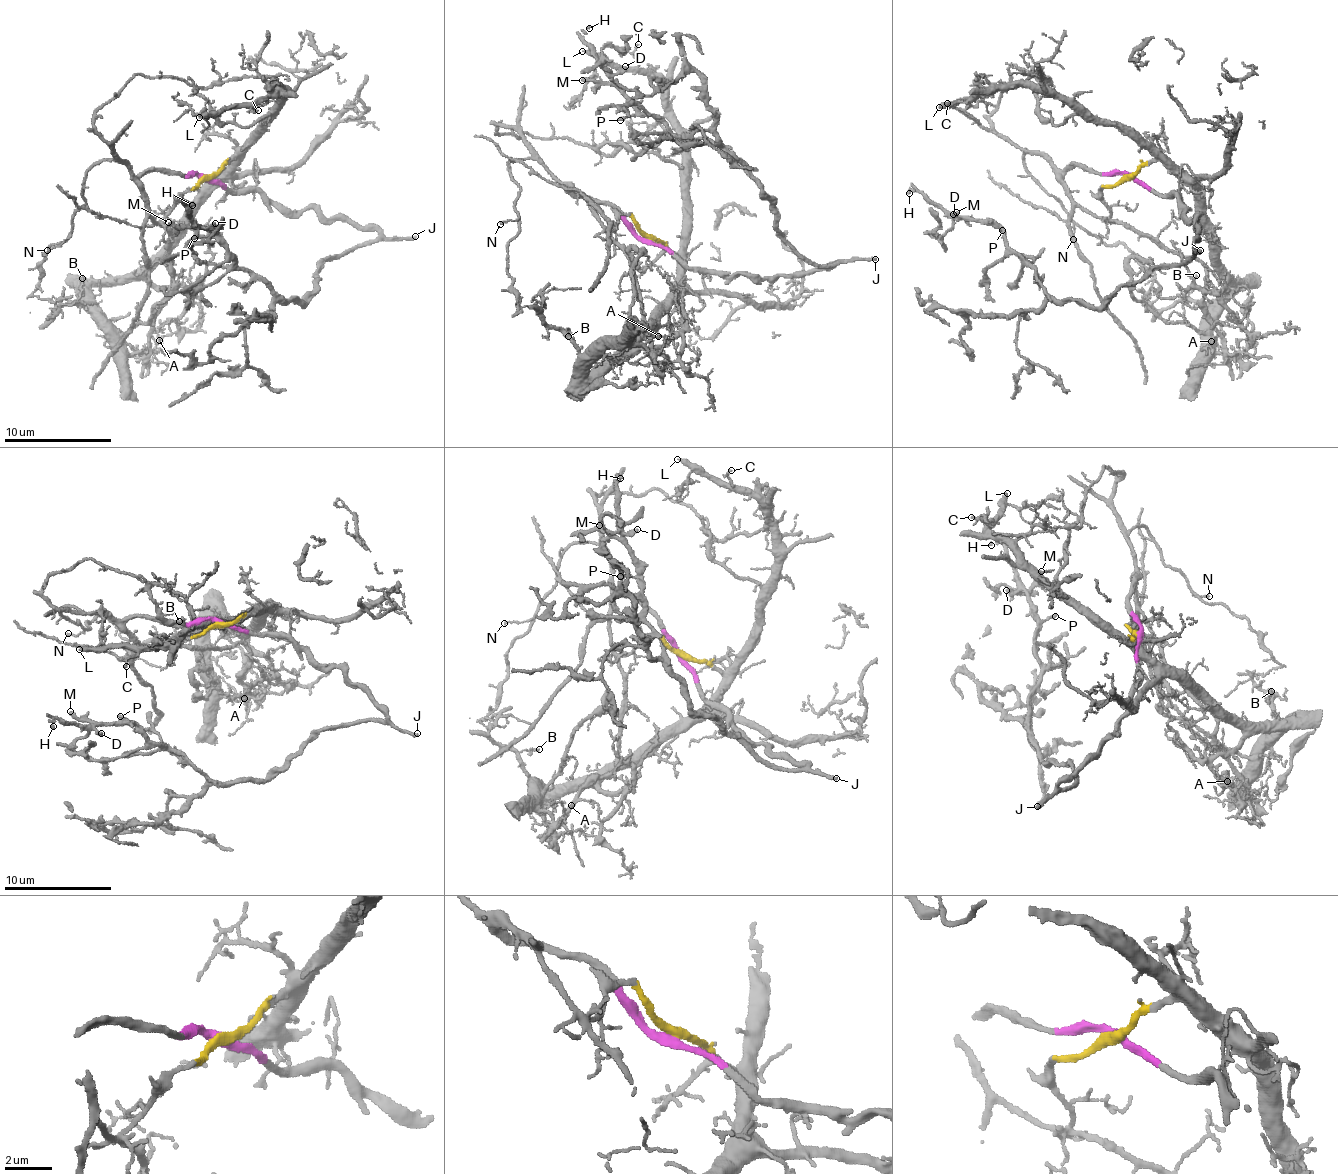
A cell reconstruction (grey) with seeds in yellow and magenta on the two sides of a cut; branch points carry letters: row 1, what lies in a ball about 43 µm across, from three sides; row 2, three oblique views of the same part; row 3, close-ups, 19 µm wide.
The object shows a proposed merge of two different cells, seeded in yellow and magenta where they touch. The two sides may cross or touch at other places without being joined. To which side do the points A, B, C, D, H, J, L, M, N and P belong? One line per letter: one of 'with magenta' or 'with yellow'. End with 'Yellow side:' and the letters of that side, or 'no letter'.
A: with yellow
B: with yellow
C: with yellow
D: with magenta
H: with magenta
J: with magenta
L: with yellow
M: with magenta
N: with magenta
P: with magenta
Yellow side: A, B, C, L

